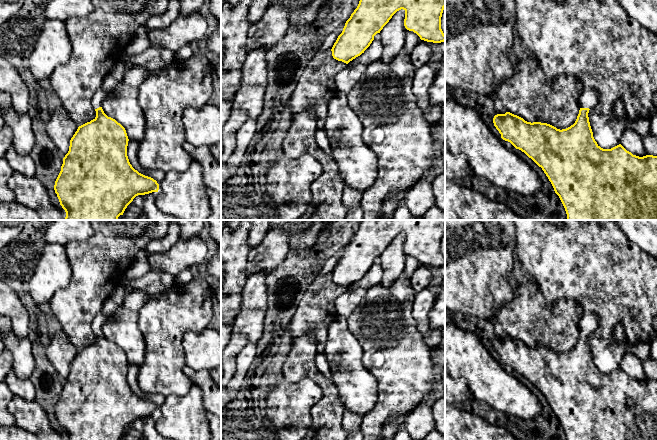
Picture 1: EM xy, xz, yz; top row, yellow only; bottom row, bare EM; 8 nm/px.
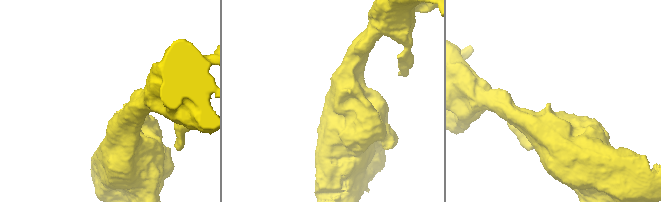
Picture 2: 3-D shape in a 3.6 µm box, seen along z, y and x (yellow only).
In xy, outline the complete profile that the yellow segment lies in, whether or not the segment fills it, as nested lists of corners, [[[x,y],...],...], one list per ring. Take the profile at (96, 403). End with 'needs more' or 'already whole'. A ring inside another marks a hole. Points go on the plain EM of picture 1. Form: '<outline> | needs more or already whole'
[[[100,311],[92,321],[96,341],[78,351],[55,405],[54,414],[66,440],[120,440],[136,420],[159,414],[156,404],[139,397],[130,388],[126,354],[104,337],[101,330],[105,320]]] | needs more

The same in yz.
[[[585,313],[579,321],[580,334],[577,343],[573,349],[566,353],[557,353],[556,351],[541,346],[527,346],[523,342],[514,339],[510,336],[505,338],[497,338],[493,342],[493,347],[496,353],[501,358],[501,362],[510,366],[516,373],[524,376],[531,382],[539,391],[542,392],[549,405],[551,406],[555,417],[559,420],[567,440],[657,440],[657,380],[646,379],[639,381],[627,375],[621,368],[611,372],[601,372],[593,361],[593,356],[590,350],[588,337],[589,334],[599,325],[599,316],[594,313]]] | needs more

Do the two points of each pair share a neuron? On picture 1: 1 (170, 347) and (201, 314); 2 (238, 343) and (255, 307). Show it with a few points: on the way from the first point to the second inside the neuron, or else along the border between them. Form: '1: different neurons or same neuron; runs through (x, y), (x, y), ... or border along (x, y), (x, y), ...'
1: same neuron; runs through (171, 337), (191, 317)
2: same neuron; runs through (241, 334), (248, 327), (251, 316)

